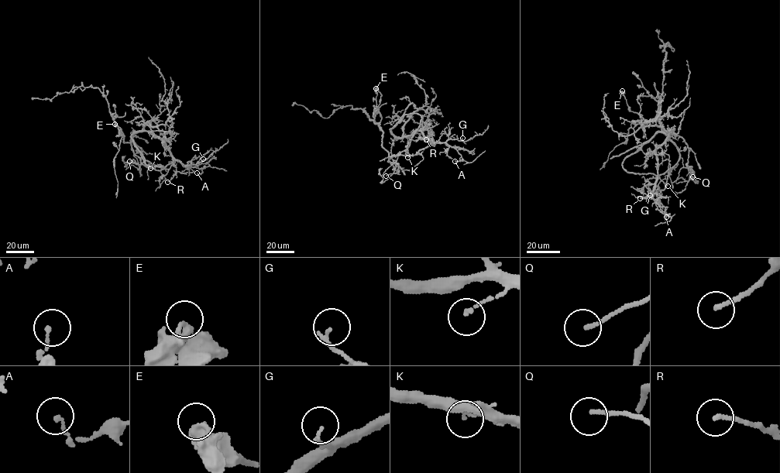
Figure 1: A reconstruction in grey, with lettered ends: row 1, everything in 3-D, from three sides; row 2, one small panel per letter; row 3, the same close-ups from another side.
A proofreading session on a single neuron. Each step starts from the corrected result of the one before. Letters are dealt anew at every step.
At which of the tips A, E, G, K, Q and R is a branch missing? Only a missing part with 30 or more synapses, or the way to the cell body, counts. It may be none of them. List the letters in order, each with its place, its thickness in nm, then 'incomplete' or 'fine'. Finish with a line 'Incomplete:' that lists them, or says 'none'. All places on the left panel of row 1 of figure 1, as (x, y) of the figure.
A: at (197, 173); 140 nm thick; fine
E: at (115, 124); 400 nm thick; fine
G: at (203, 159); 140 nm thick; fine
K: at (150, 168); 130 nm thick; fine
Q: at (129, 161); 140 nm thick; fine
R: at (167, 182); 170 nm thick; fine
Incomplete: none

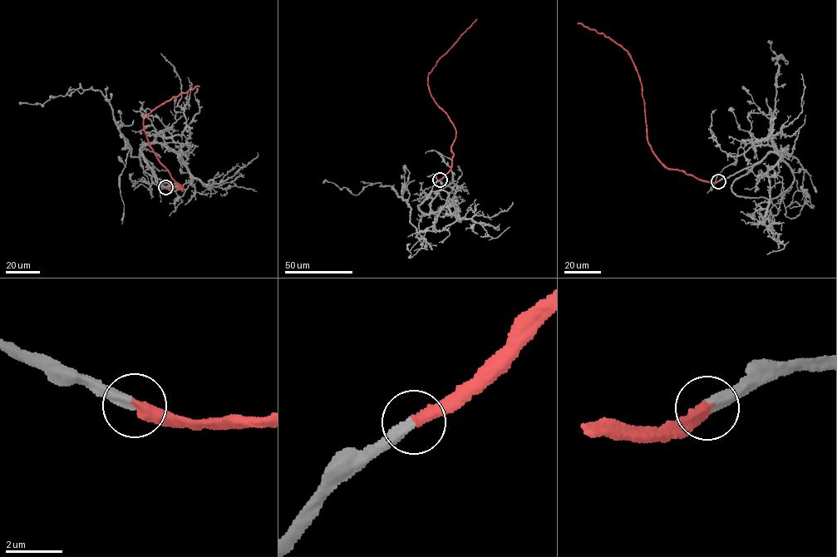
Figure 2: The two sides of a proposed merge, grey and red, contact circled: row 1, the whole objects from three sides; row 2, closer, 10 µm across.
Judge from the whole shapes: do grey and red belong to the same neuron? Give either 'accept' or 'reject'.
accept

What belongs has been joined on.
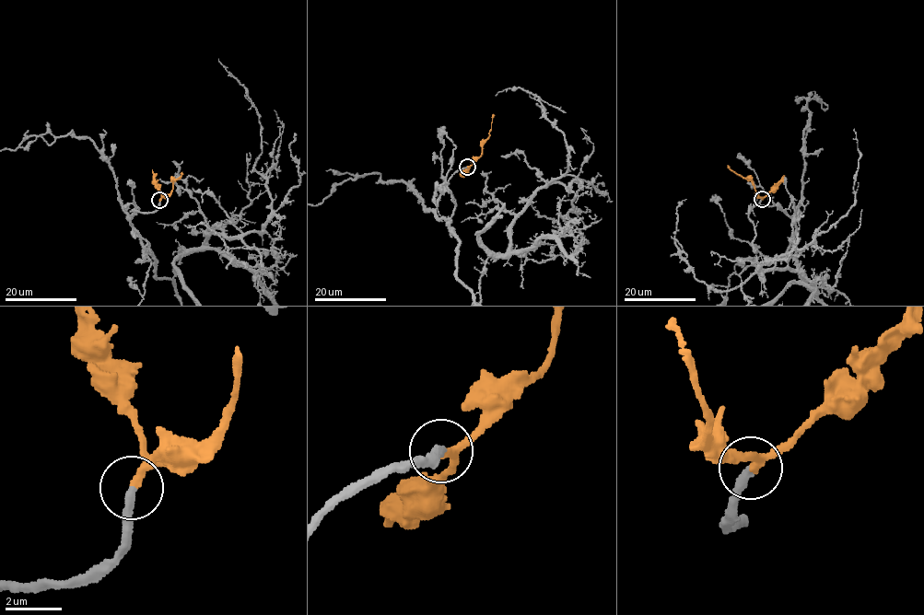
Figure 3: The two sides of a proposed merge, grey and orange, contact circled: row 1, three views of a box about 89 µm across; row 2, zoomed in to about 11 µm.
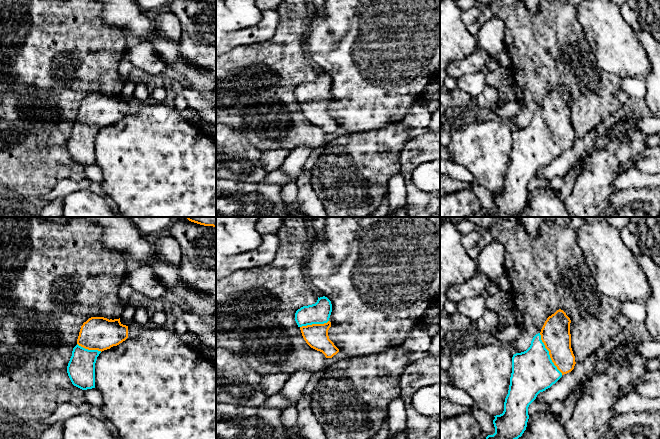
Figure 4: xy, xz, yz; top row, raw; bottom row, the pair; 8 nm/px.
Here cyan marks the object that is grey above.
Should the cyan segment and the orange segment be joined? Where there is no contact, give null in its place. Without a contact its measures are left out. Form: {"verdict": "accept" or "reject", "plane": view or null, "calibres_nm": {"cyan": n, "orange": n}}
{"verdict": "accept", "plane": "yz", "calibres_nm": {"cyan": 340, "orange": 240}}

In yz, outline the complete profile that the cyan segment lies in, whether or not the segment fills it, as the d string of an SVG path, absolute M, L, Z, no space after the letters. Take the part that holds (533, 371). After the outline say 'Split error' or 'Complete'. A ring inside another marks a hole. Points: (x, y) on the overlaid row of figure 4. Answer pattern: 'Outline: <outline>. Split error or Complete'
Outline: M559 309L545 321L541 332L536 334L530 347L512 357L512 373L504 411L494 416L495 433L486 439L518 439L527 427L528 407L540 392L555 384L564 374L571 372L576 364L571 348L570 318Z. Split error

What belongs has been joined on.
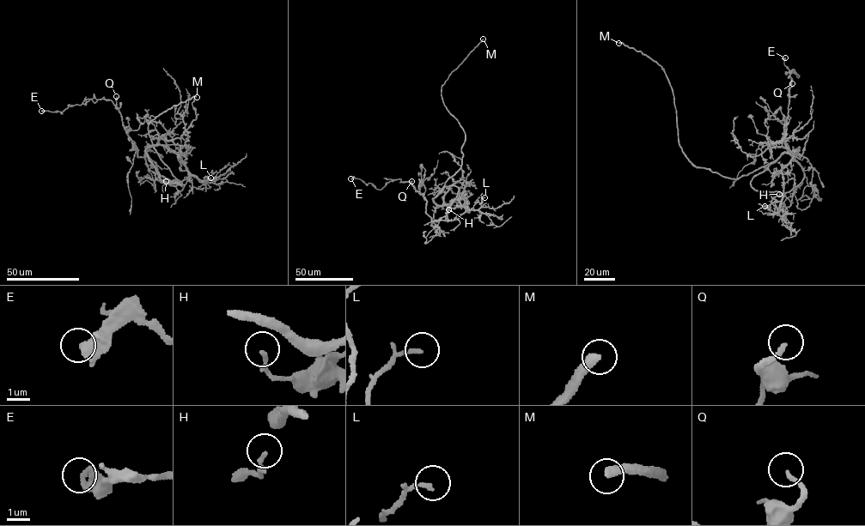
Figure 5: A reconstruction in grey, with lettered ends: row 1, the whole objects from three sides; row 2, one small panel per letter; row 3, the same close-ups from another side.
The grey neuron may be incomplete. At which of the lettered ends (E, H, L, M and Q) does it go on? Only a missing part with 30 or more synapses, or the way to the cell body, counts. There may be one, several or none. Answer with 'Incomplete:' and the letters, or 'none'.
Incomplete: M, Q

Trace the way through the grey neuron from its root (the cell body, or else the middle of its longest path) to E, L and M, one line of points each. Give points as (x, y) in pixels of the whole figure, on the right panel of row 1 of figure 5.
E: (759, 174), (752, 188), (783, 193), (804, 176), (782, 139), (788, 77), (799, 75), (789, 72), (785, 57)
L: (759, 174), (783, 153), (793, 155), (793, 160), (783, 166), (781, 205), (775, 213), (764, 206)
M: (759, 174), (768, 166), (735, 179), (691, 162), (679, 143), (674, 96), (664, 69), (642, 51), (618, 43)

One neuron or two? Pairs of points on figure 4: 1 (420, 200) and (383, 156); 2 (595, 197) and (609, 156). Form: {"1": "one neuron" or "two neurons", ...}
{"1": "two neurons", "2": "one neuron"}

